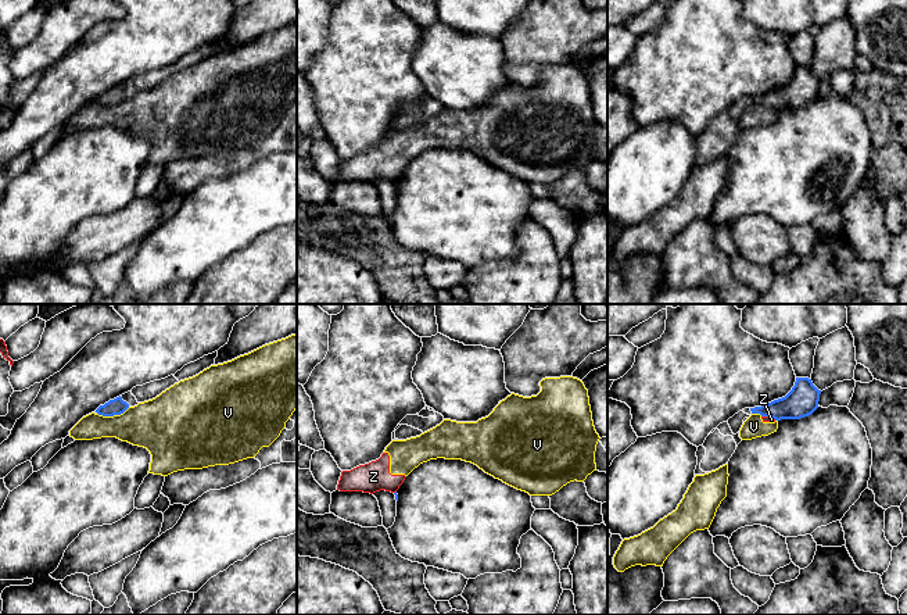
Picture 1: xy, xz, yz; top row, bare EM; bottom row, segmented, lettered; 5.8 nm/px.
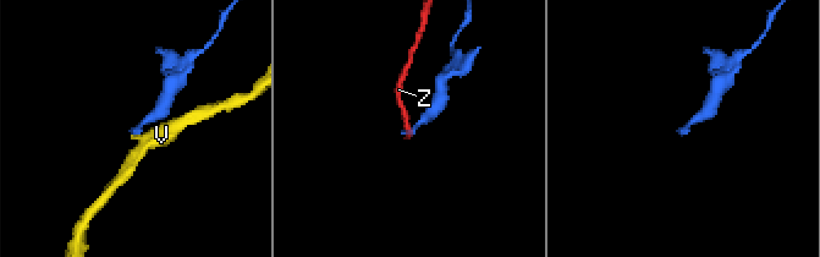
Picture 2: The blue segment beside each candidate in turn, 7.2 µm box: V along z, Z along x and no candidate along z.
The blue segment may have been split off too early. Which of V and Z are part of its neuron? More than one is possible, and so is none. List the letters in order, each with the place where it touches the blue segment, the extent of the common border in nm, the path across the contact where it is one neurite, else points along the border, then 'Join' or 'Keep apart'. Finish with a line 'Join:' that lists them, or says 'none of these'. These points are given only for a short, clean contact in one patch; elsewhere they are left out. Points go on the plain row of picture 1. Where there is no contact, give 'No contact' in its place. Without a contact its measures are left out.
V: Touches blue at xy (113, 104). Shared border 200 nm. Boundary: xy (129, 96), (119, 103), (97, 103). Keep apart
Z: Touches blue at yz (769, 104). Shared border 90 nm. Boundary: yz (762, 104), (770, 104), (775, 108). Keep apart
Join: none of these

